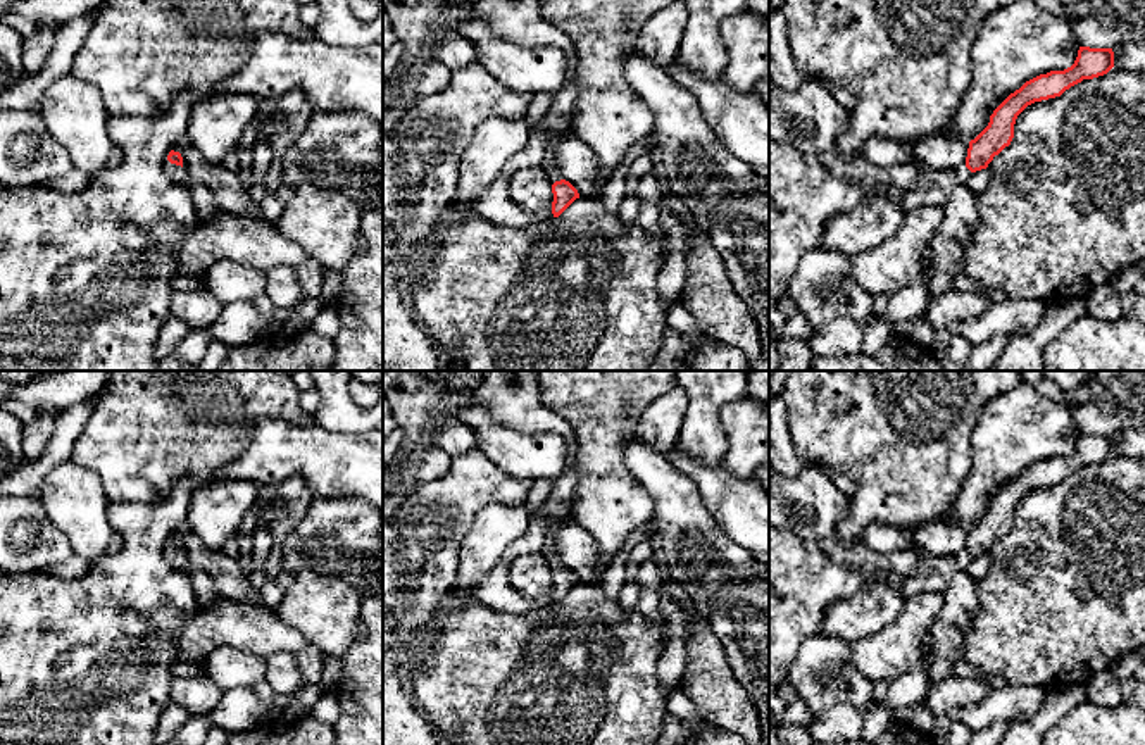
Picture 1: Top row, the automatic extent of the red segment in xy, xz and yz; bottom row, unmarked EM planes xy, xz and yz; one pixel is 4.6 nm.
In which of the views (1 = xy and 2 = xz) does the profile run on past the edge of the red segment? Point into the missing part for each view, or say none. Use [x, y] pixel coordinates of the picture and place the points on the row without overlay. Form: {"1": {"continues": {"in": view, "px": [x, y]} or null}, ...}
{"1": {"continues": {"in": "xy", "px": [176, 559]}}, "2": {"continues": {"in": "xz", "px": [549, 552]}}}

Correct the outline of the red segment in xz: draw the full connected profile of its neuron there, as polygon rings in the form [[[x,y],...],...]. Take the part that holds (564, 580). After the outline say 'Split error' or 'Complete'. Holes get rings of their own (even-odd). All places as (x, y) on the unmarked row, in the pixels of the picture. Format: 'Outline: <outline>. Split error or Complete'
Outline: [[[560,521],[550,523],[547,526],[547,543],[540,550],[541,555],[548,560],[550,567],[554,569],[552,571],[552,579],[554,579],[552,600],[554,600],[554,604],[559,604],[576,585],[579,585],[578,576],[559,560],[554,543],[552,543],[552,535],[559,523]]]. Split error

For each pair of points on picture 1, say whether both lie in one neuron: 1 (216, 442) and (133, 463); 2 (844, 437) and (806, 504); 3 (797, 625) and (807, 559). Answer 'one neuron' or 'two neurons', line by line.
1: one neuron
2: two neurons
3: one neuron

